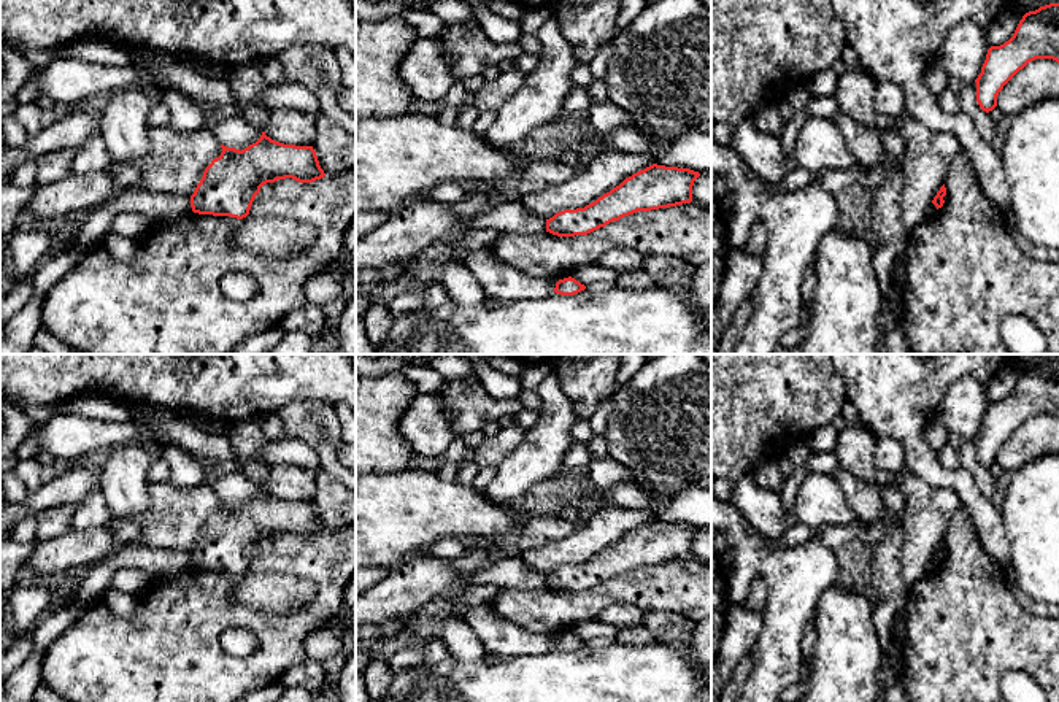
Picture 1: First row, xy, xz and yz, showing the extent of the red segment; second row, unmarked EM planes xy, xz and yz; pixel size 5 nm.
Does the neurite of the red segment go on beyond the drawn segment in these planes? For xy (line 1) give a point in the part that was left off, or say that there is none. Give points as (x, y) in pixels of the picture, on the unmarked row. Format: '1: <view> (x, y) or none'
1: none

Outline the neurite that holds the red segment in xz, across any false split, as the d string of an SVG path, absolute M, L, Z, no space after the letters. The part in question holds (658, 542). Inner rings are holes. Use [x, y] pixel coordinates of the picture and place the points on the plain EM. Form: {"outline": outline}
{"outline": "M653 519L584 564L564 565L546 575L546 588L557 592L587 591L637 567L692 557L699 527Z"}

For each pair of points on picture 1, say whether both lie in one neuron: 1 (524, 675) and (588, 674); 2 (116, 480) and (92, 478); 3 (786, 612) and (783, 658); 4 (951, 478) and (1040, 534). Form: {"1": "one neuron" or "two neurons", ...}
{"1": "one neuron", "2": "two neurons", "3": "one neuron", "4": "two neurons"}

